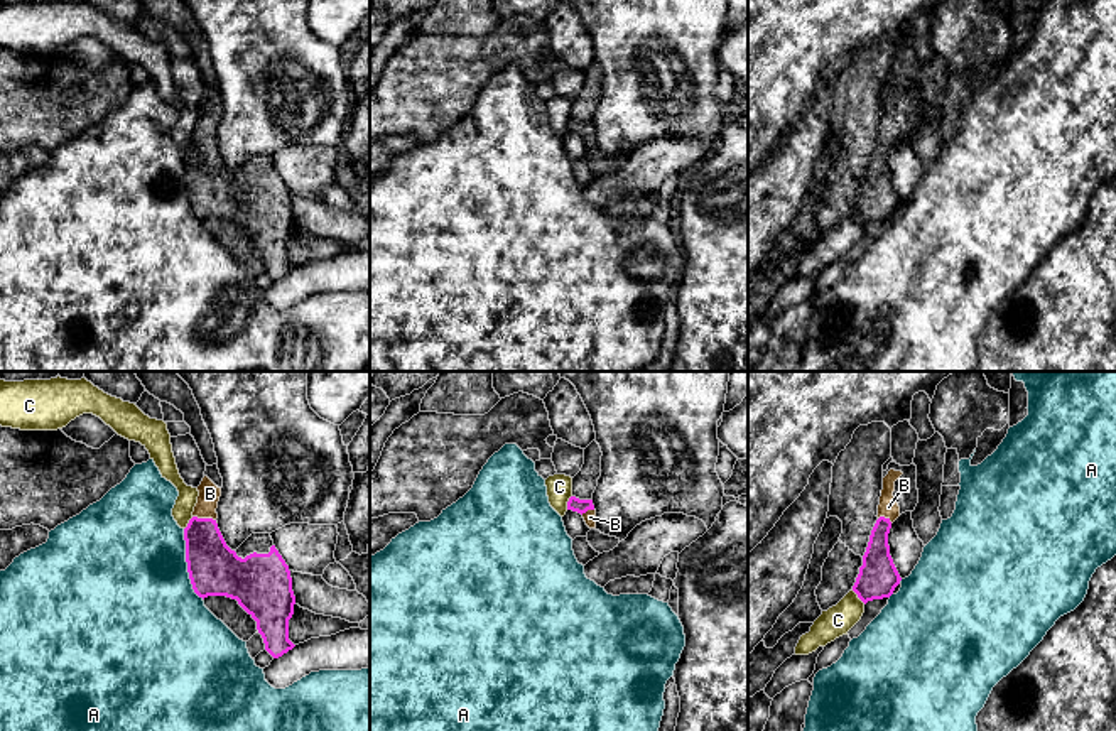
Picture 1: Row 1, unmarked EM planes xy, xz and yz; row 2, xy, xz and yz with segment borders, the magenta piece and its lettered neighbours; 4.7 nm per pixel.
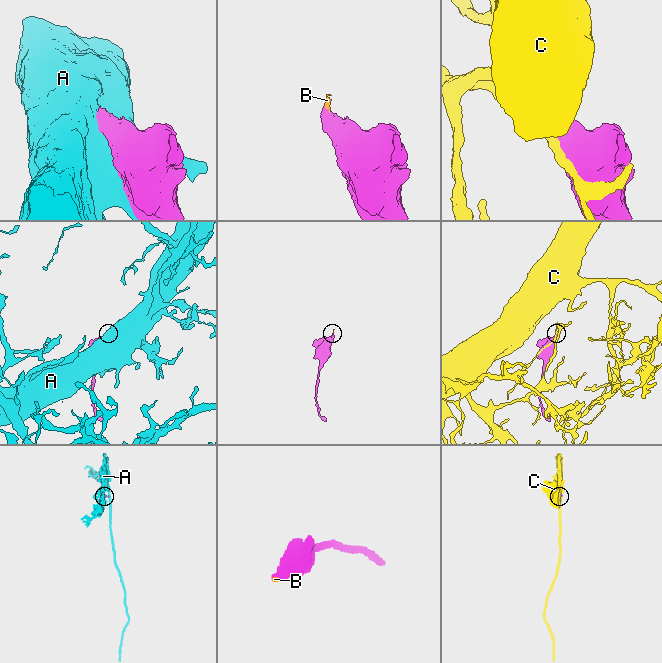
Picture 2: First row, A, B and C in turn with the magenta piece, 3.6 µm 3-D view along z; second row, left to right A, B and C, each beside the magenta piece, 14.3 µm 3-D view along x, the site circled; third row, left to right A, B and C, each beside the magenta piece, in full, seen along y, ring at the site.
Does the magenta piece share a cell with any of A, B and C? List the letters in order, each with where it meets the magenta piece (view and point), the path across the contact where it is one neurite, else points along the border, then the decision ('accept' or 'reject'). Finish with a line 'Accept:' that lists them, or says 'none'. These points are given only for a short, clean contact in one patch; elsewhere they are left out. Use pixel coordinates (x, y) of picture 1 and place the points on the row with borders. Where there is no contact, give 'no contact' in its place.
A: meets magenta in xy at (188, 564); reject
B: meets magenta in xy at (205, 519); runs through xy (215, 569), (205, 547), (205, 519), (210, 493); accept
C: meets magenta in yz at (858, 596); reject
Accept: B

